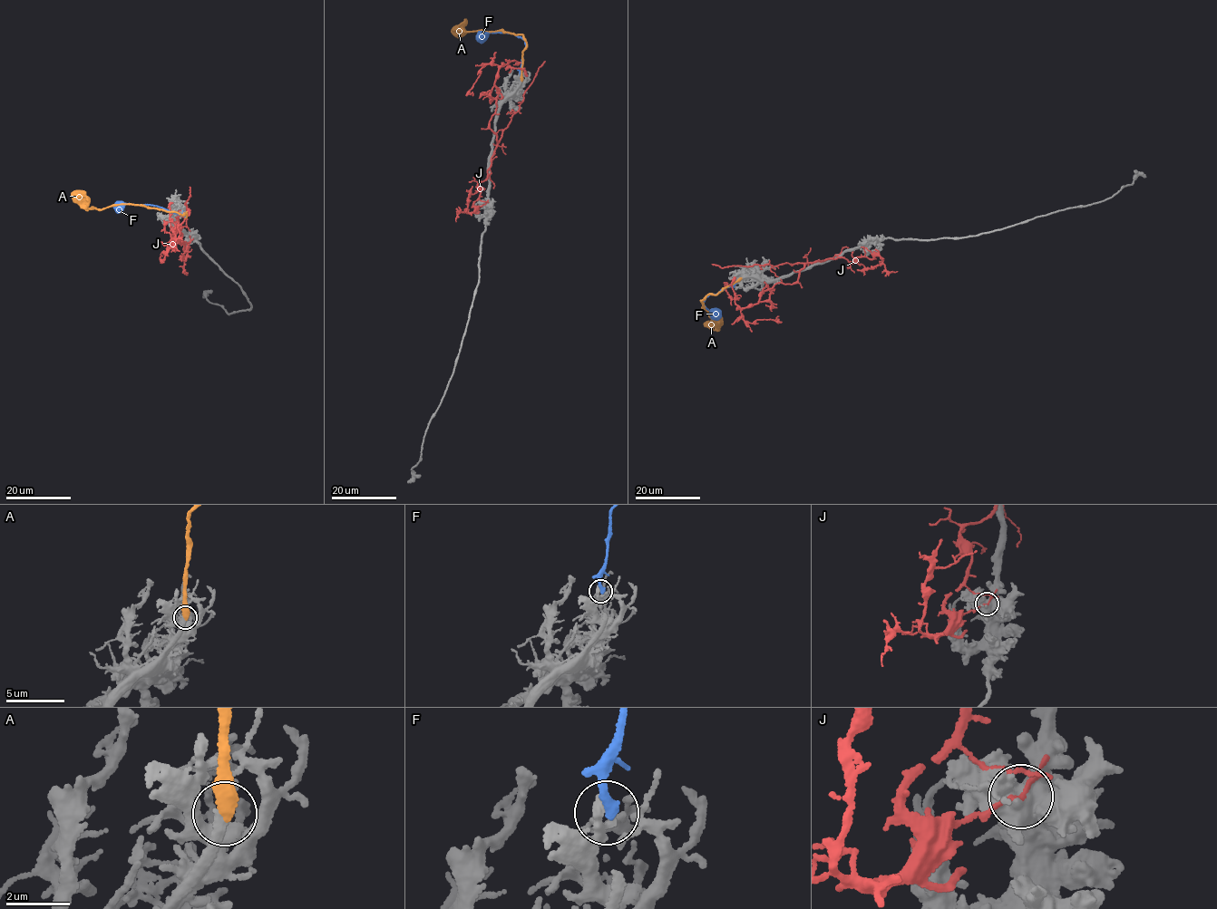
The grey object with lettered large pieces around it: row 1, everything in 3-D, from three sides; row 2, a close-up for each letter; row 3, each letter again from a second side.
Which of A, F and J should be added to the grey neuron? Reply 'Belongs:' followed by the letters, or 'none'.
Belongs: A

